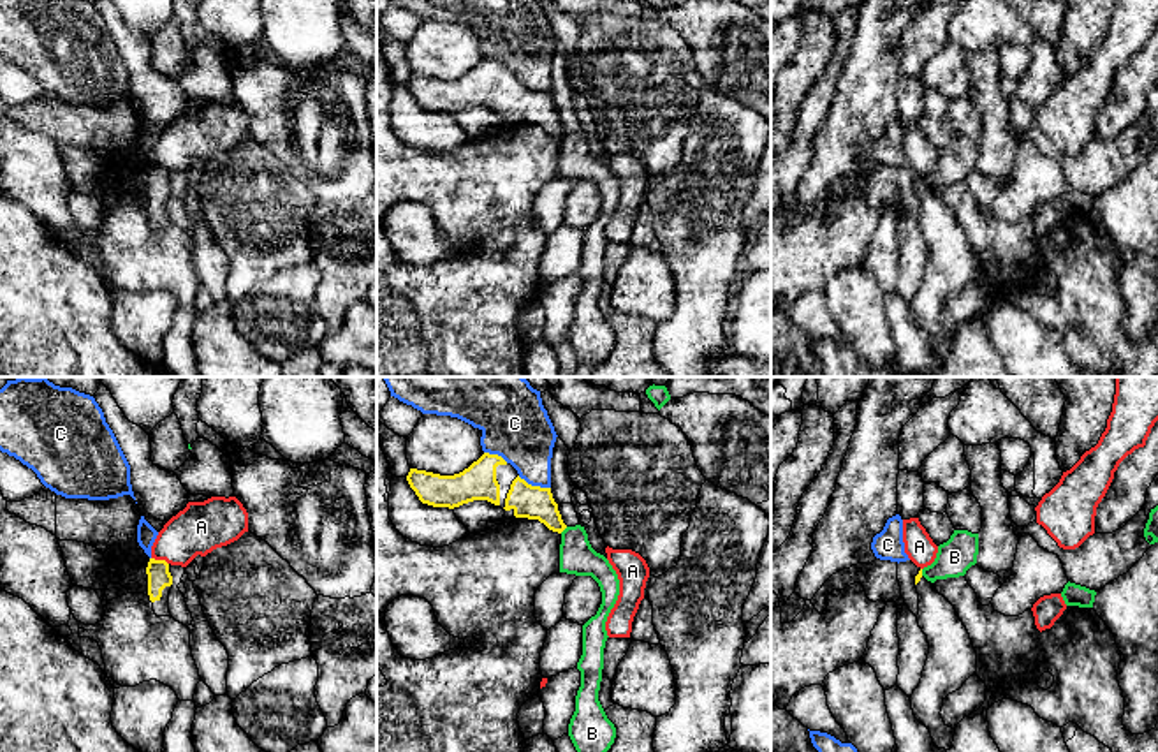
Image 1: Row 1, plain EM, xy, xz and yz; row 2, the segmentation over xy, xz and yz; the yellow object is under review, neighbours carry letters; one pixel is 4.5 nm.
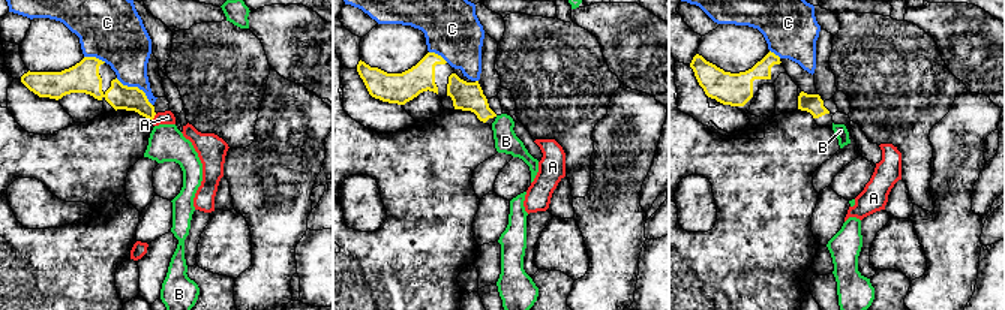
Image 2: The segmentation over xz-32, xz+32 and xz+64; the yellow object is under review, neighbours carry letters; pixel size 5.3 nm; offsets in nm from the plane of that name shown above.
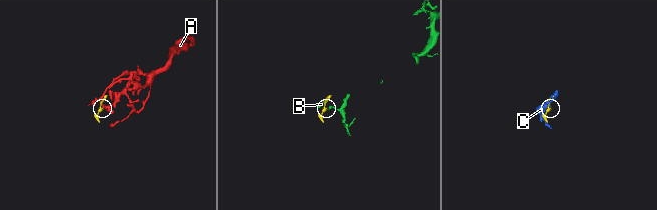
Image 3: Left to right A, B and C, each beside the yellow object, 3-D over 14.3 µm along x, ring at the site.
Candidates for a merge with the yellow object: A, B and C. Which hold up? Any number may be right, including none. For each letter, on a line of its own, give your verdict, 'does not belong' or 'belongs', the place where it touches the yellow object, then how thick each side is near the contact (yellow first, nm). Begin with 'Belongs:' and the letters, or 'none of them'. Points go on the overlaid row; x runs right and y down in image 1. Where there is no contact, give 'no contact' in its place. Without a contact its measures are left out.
Belongs: none of them
A: does not belong; contact xy (161, 560); calibres 110 and 240 nm
B: does not belong; contact xz (564, 529); calibres 160 and 160 nm
C: does not belong; contact xz (534, 486); calibres 160 and 280 nm

